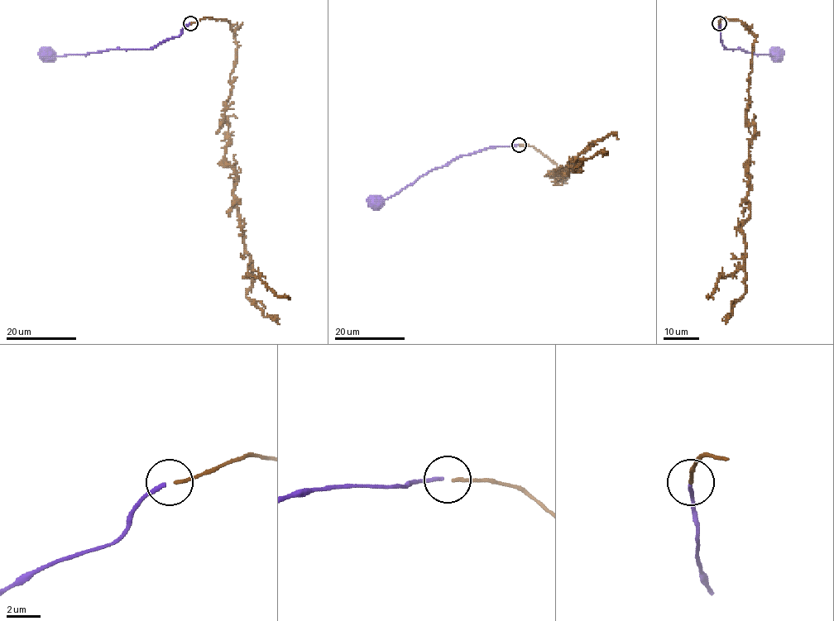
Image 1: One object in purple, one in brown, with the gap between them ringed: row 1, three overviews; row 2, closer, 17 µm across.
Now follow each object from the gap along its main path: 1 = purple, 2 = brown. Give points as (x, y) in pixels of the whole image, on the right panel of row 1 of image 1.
1: (719, 23), (721, 42), (726, 49), (741, 49), (758, 54), (776, 56)
2: (719, 23), (721, 17), (737, 19), (756, 38), (745, 115), (755, 126), (745, 166), (745, 286), (726, 324)

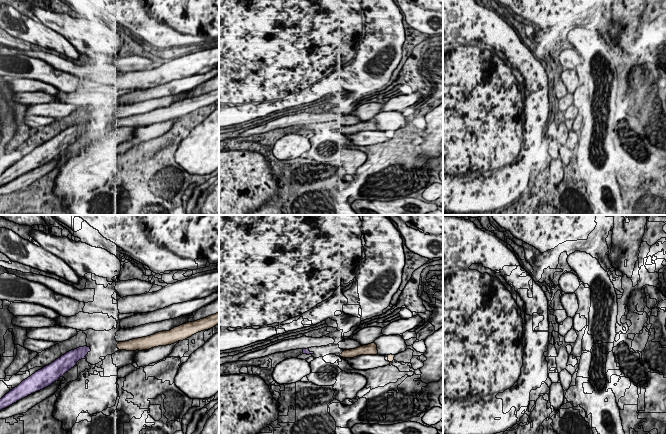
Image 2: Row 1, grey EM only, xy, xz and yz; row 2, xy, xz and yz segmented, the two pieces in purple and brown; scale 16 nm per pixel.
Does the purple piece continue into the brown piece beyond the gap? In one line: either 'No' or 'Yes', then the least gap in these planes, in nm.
No. Distance 440 nm

